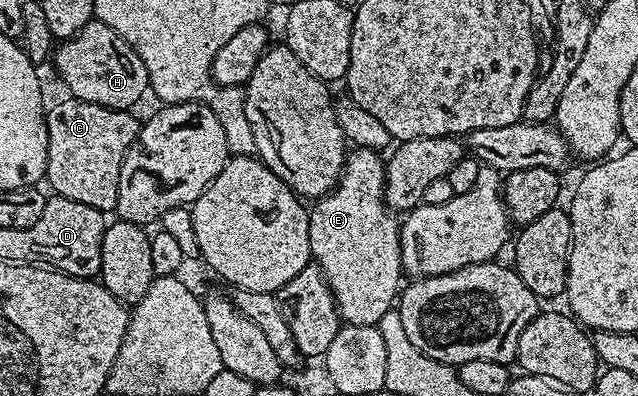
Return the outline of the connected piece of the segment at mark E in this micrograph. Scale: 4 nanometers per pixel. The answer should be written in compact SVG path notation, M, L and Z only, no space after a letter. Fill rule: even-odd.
M351 148L346 155L346 166L338 177L338 184L330 192L317 198L309 210L310 222L308 223L308 239L310 240L310 256L313 264L320 267L320 271L326 276L326 282L330 288L330 293L334 296L334 302L338 308L339 318L347 325L377 325L380 319L384 319L386 313L395 308L396 302L400 296L400 286L403 284L404 270L402 267L402 256L400 255L400 221L392 212L385 201L385 171L386 161L379 156L375 150Z

